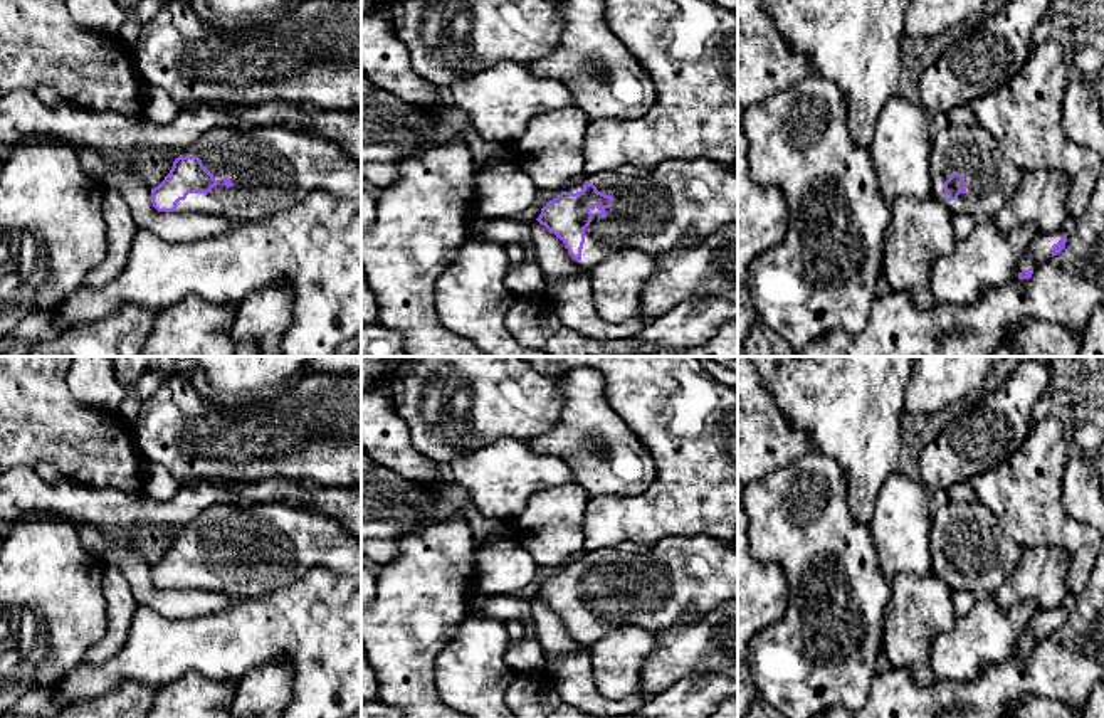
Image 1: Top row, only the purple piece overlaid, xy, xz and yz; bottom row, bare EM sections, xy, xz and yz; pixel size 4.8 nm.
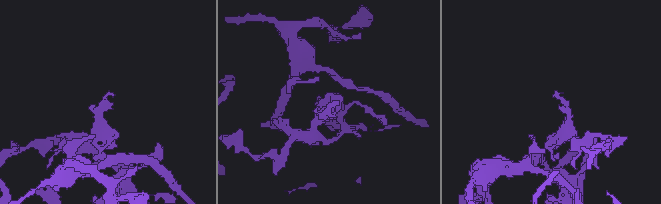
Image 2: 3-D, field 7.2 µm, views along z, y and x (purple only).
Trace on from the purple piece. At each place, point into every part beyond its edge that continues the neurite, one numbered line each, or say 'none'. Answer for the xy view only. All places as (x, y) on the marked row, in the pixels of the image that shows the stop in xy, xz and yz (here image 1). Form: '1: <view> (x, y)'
1: xy (274, 167)

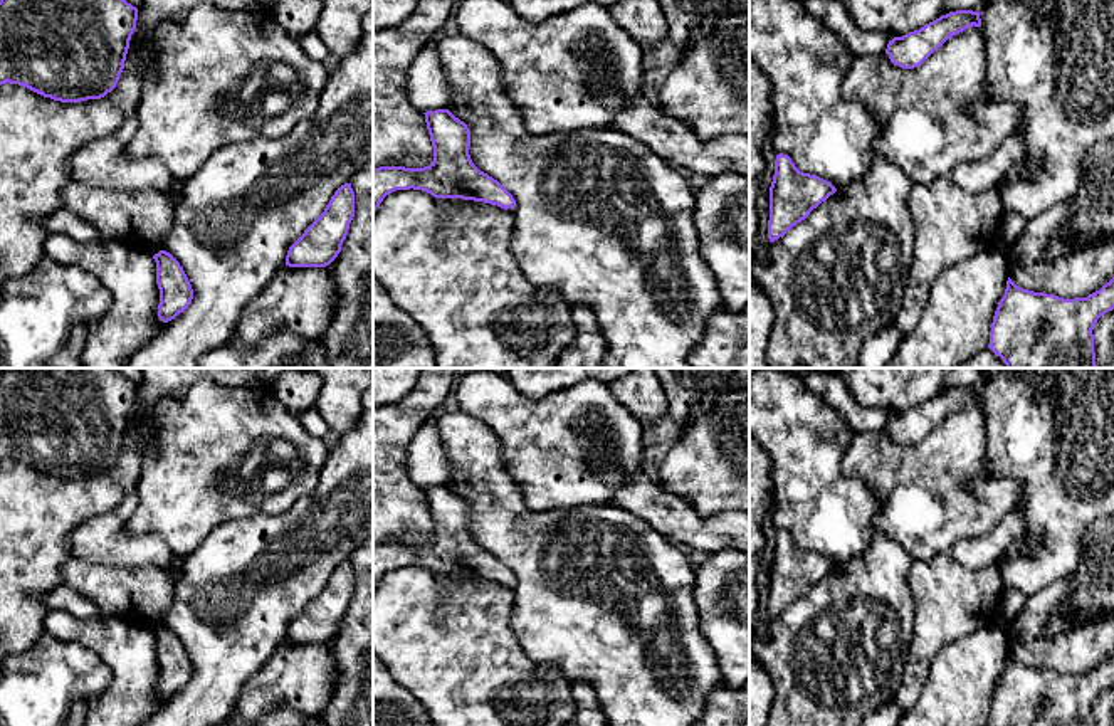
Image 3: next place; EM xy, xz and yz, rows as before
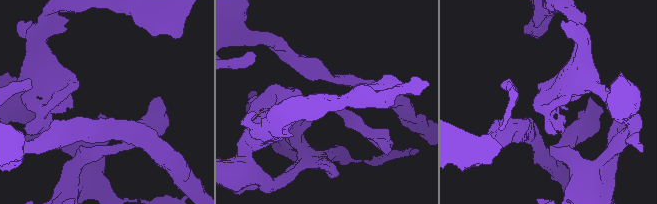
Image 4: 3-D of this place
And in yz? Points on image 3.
none

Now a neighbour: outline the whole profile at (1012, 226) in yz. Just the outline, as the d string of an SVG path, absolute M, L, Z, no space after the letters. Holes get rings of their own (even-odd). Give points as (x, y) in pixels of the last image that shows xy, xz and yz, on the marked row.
M1005 210L1001 213L995 247L1005 255L1017 245L1018 239L1027 229L1028 220L1015 212Z

